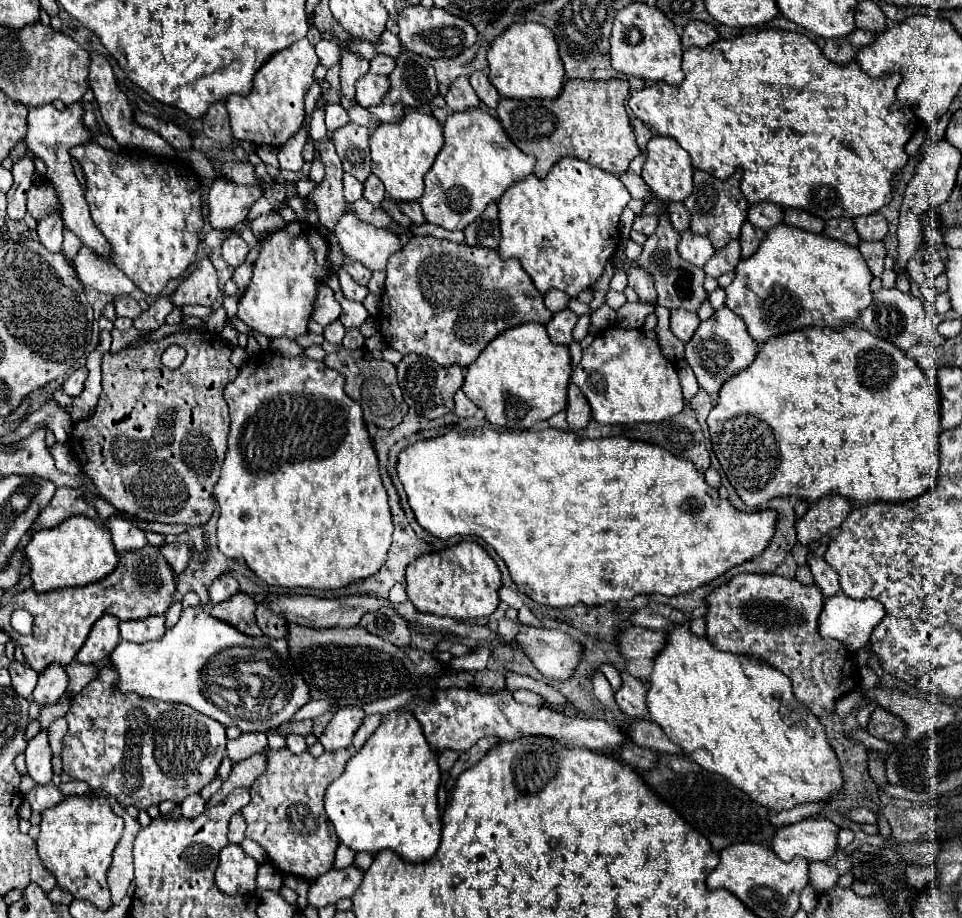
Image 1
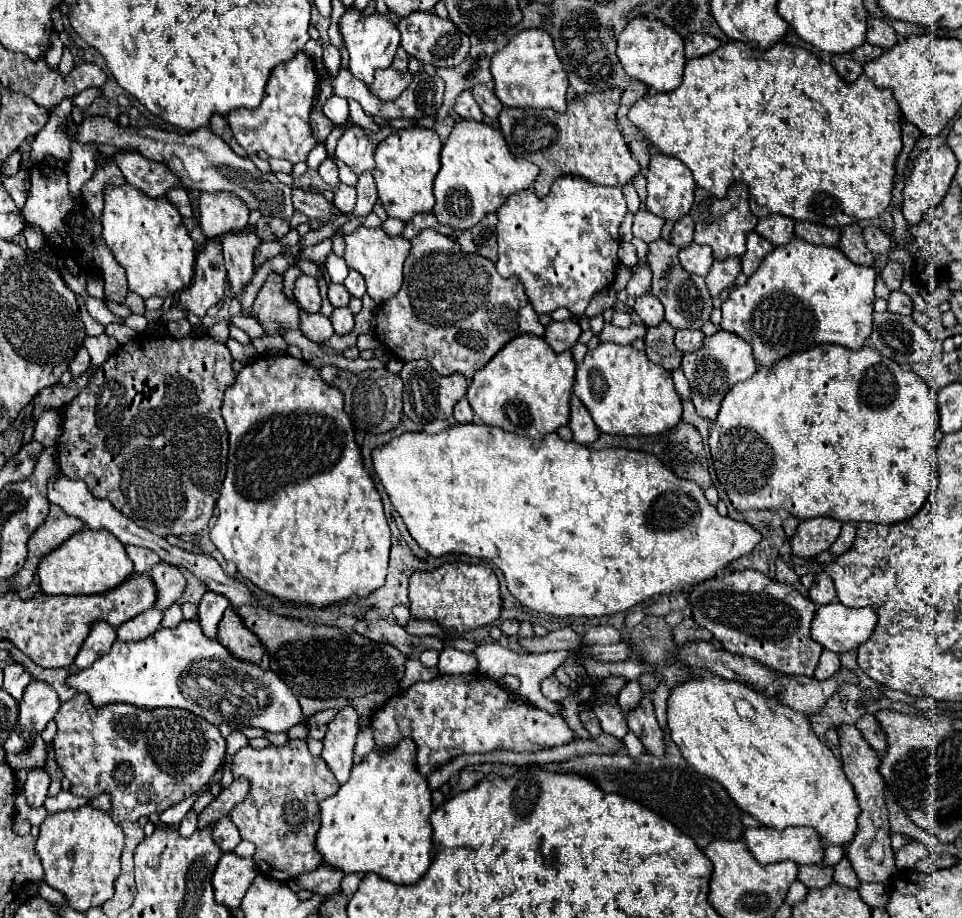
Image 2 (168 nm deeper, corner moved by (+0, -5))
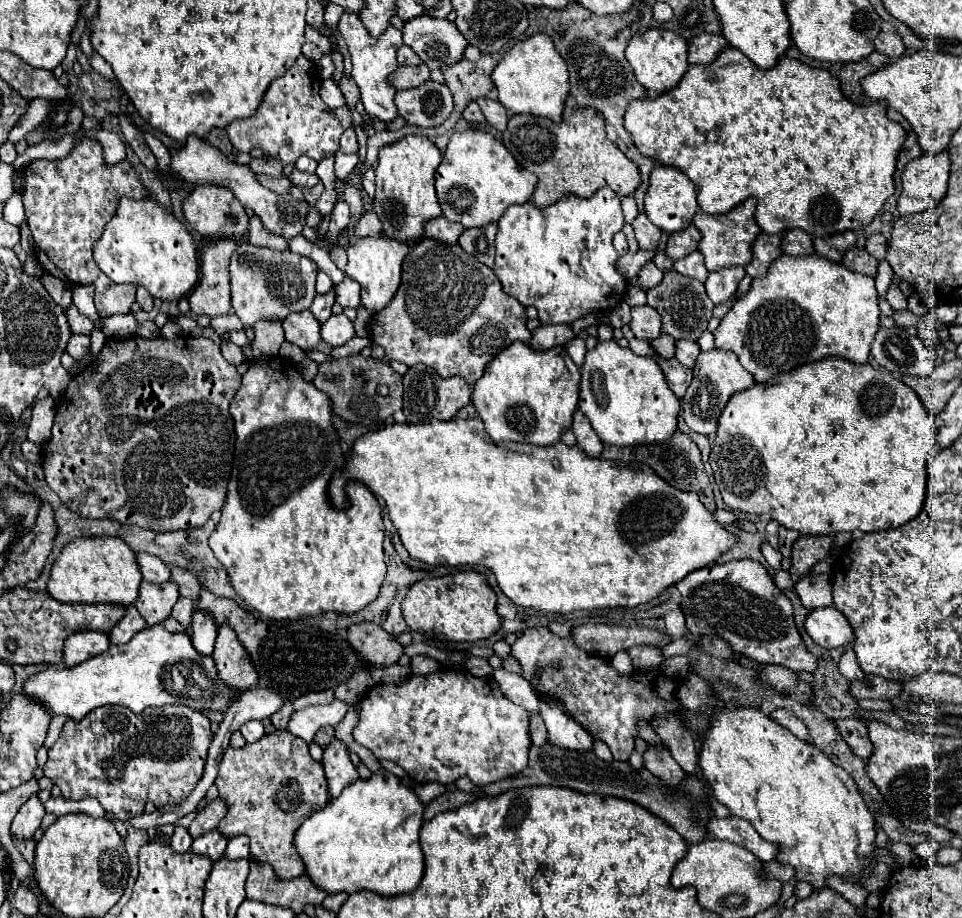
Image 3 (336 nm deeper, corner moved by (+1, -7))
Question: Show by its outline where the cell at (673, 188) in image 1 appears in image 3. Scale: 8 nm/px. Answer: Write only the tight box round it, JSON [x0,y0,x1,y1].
[645,166,697,232]

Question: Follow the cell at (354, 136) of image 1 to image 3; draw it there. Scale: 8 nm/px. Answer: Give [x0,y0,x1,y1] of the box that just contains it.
[339,126,359,154]

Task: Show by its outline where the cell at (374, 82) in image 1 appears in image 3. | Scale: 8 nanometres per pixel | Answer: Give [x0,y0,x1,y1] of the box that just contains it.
[387,64,429,90]

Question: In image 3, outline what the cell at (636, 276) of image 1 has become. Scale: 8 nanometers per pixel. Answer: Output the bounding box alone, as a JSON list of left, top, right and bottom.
[631,306,661,340]

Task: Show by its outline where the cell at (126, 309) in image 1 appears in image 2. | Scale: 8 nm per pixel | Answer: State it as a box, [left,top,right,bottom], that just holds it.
[126,292,146,314]

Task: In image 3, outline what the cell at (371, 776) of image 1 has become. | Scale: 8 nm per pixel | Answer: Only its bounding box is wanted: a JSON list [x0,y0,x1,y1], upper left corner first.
[295,770,425,896]

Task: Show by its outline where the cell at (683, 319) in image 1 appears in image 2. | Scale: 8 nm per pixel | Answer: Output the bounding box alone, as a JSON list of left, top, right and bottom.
[674,330,704,352]

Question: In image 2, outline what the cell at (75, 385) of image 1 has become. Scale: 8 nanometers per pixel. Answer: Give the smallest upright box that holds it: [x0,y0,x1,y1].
[70,346,90,376]

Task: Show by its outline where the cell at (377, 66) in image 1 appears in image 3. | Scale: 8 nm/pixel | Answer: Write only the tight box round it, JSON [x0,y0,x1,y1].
[397,46,421,66]

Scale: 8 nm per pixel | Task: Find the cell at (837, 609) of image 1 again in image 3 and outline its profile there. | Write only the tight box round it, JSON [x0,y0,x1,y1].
[805,608,855,648]

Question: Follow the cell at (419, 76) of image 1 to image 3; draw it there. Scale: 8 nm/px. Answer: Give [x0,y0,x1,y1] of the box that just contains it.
[395,82,453,126]

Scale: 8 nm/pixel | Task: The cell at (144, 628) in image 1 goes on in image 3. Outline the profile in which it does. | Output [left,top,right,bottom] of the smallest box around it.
[109,606,147,644]

